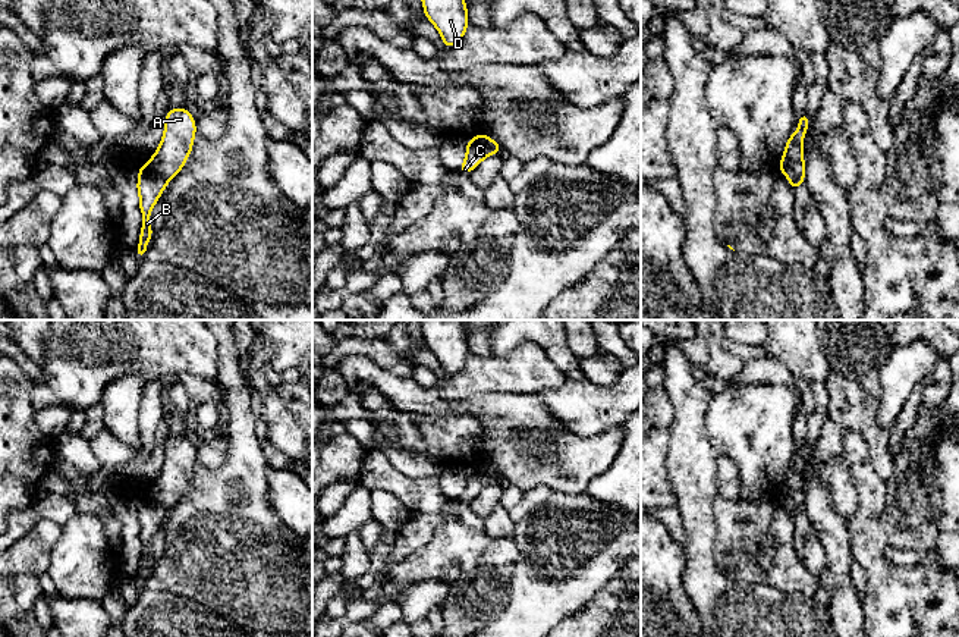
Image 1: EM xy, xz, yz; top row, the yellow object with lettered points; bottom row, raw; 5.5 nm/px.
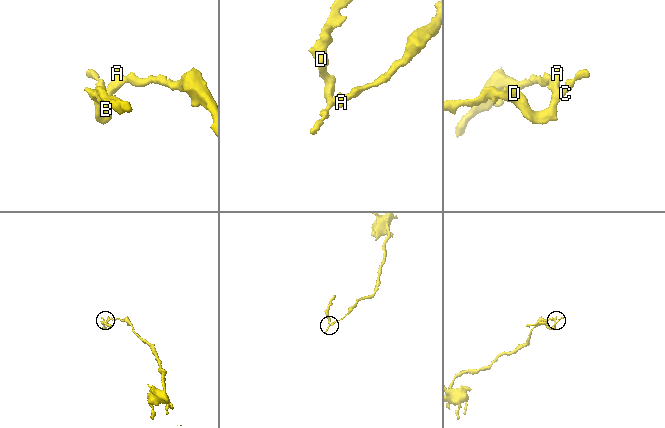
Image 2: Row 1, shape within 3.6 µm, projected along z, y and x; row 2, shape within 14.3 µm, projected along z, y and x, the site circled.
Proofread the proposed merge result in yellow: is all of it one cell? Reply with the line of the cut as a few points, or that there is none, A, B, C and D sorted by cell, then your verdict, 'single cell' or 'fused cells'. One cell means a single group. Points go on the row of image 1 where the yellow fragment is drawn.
cut xy (147, 165), (166, 181); groups A / B C D; fused cells

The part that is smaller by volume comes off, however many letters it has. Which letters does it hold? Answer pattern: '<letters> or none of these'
B, C, D

